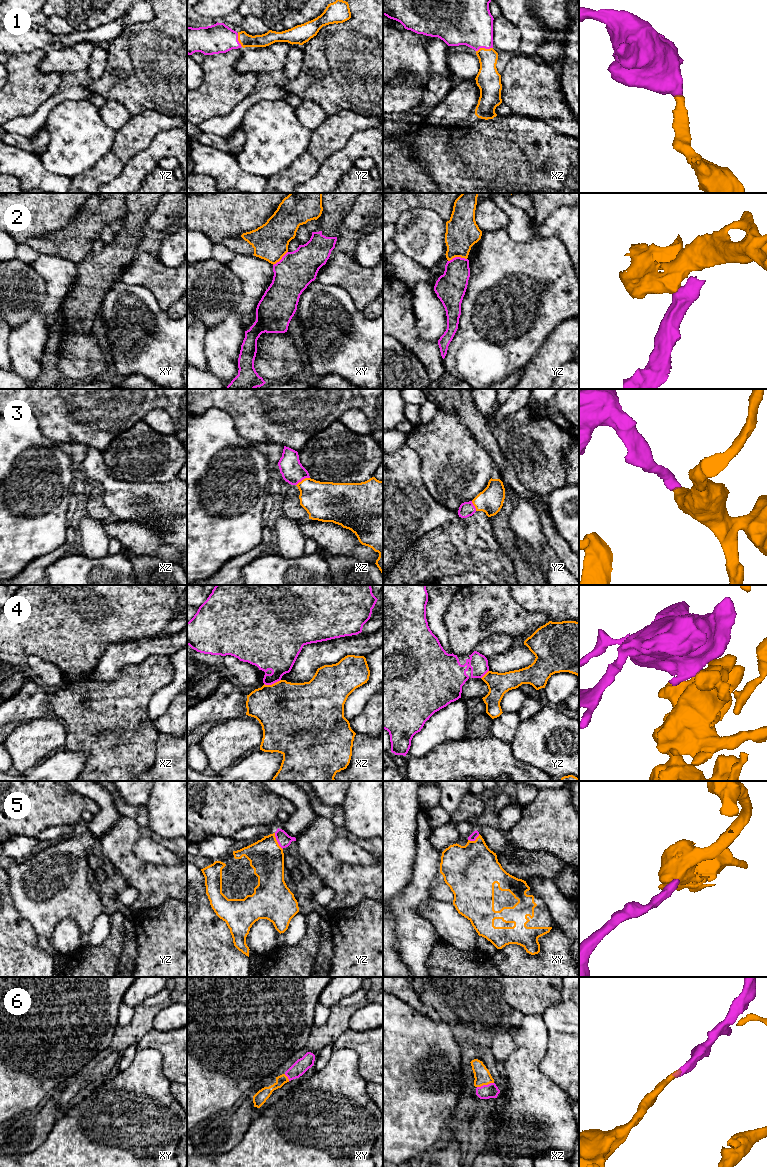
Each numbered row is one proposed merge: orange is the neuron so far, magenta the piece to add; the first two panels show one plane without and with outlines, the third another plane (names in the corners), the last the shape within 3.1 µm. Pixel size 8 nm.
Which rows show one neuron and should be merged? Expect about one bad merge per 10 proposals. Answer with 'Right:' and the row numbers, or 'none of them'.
Right: 1, 3, 4, 5, 6

